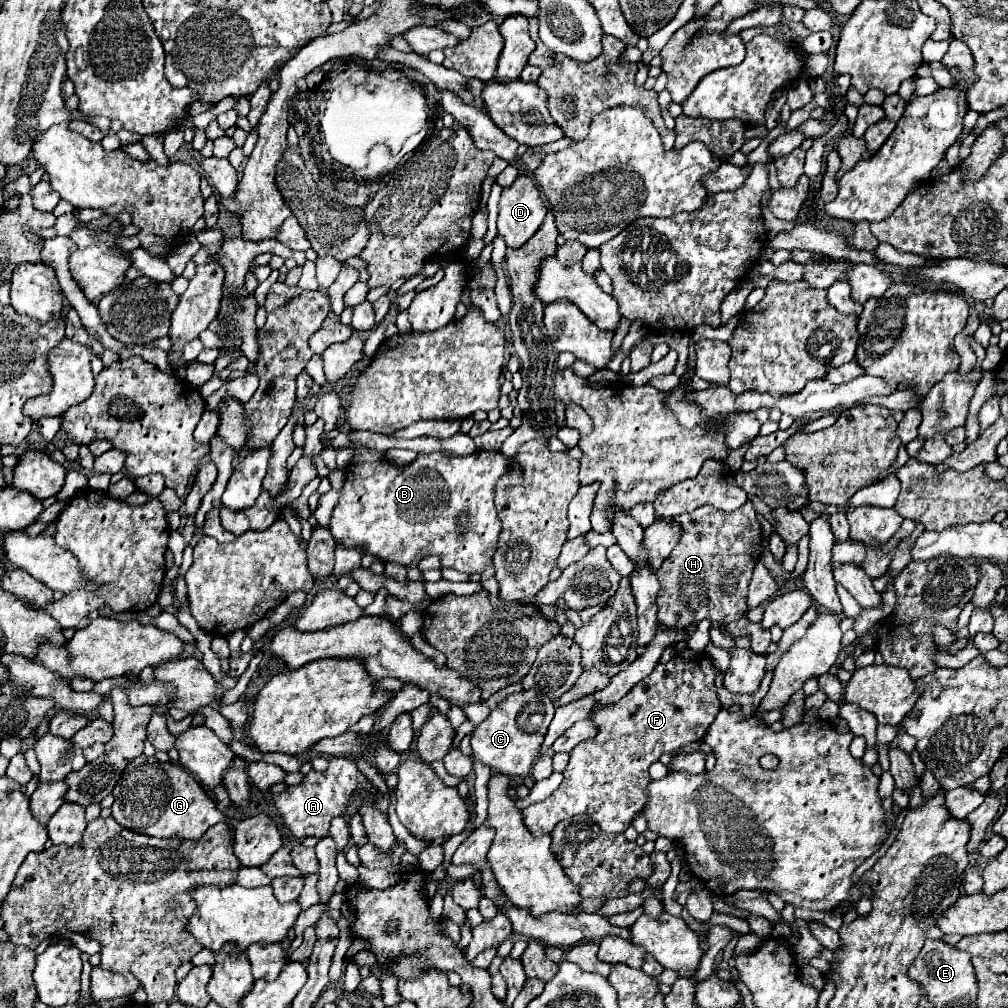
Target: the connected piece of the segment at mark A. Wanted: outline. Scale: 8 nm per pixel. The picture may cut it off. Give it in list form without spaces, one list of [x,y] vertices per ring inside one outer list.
[[[331,759],[329,769],[325,773],[311,771],[305,775],[305,781],[297,787],[289,787],[285,793],[275,795],[275,805],[285,821],[285,825],[291,829],[291,833],[297,839],[303,839],[307,835],[313,837],[323,837],[329,833],[329,823],[335,815],[341,815],[349,795],[355,793],[357,789],[371,789],[367,777],[357,769],[357,765],[351,759]]]

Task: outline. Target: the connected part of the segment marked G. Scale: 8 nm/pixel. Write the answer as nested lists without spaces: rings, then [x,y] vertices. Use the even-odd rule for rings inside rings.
[[[141,755],[133,759],[121,781],[117,781],[115,789],[115,803],[111,805],[113,817],[119,825],[151,835],[151,837],[179,837],[179,839],[197,839],[213,827],[215,823],[223,821],[223,815],[217,811],[215,801],[205,793],[199,781],[181,769],[179,763],[161,763],[155,757]]]

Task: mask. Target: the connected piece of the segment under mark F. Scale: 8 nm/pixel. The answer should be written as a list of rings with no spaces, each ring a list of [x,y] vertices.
[[[685,647],[671,661],[657,663],[655,669],[637,685],[633,685],[633,689],[621,701],[607,707],[601,705],[595,707],[589,719],[597,723],[597,735],[581,741],[571,751],[571,761],[563,771],[563,783],[559,785],[559,789],[553,795],[549,795],[545,801],[533,803],[523,809],[525,827],[533,835],[545,835],[551,833],[559,821],[583,813],[589,815],[605,833],[623,833],[633,821],[633,817],[645,805],[645,787],[651,781],[647,771],[649,765],[657,761],[663,753],[673,753],[683,745],[703,741],[709,725],[715,721],[717,713],[721,711],[721,701],[717,697],[717,687],[715,687],[717,675],[719,669],[713,665],[707,653],[695,653],[693,649]]]

